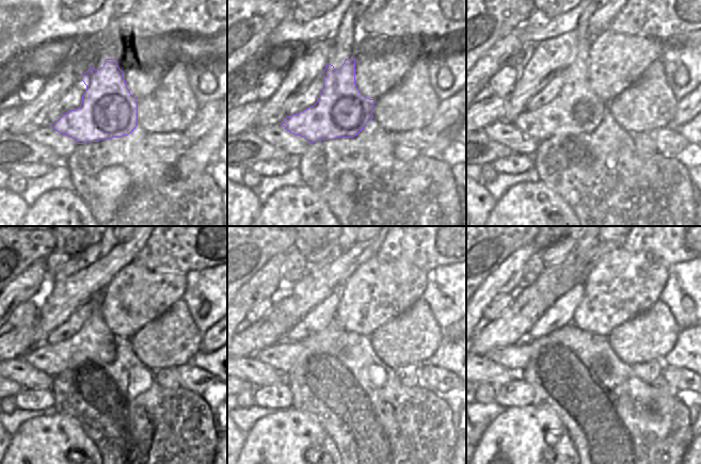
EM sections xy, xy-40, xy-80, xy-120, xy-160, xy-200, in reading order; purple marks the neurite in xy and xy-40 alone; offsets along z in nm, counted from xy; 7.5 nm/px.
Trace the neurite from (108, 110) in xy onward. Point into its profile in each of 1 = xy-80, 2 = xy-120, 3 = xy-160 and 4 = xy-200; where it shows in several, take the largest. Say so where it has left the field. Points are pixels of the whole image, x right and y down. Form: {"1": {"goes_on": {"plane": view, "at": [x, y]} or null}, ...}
{"1": {"goes_on": {"plane": "xy-80", "at": [575, 110]}}, "2": {"goes_on": {"plane": "xy-120", "at": [94, 342]}}, "3": {"goes_on": {"plane": "xy-160", "at": [281, 356]}}, "4": {"goes_on": {"plane": "xy-200", "at": [515, 357]}}}

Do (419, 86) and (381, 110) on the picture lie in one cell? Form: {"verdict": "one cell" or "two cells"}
{"verdict": "one cell"}

